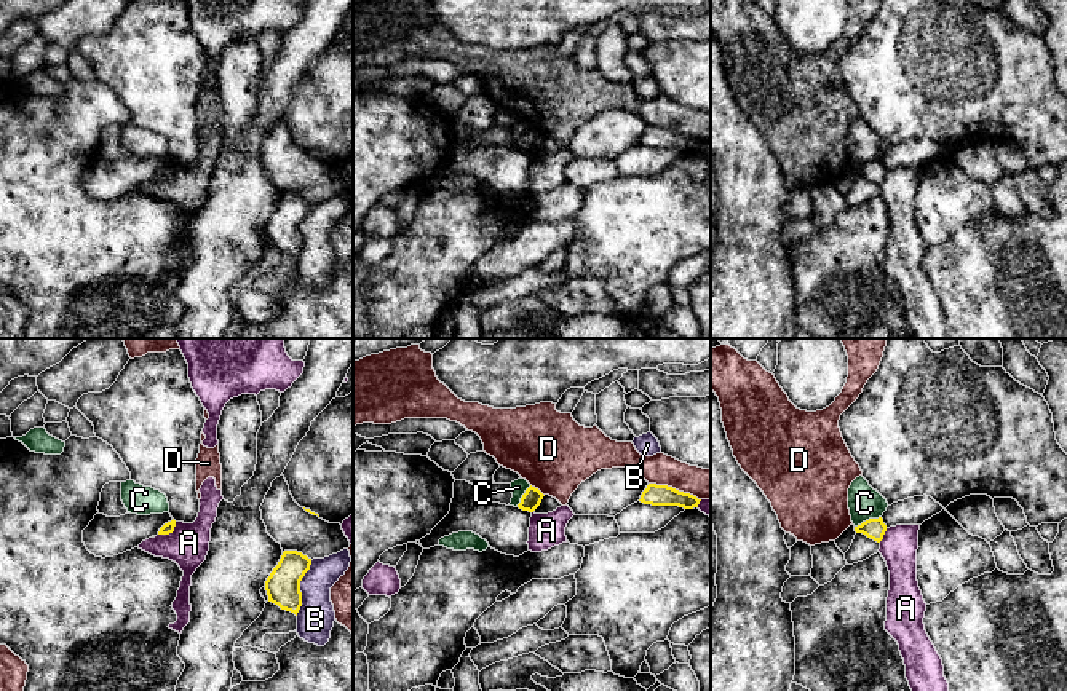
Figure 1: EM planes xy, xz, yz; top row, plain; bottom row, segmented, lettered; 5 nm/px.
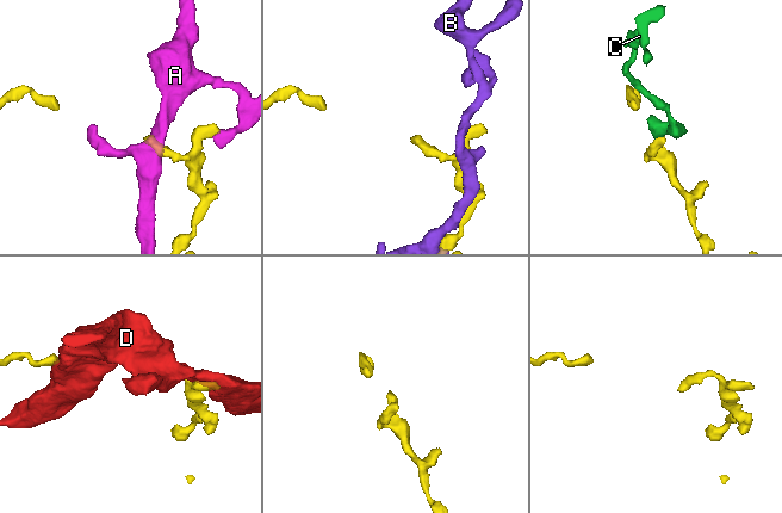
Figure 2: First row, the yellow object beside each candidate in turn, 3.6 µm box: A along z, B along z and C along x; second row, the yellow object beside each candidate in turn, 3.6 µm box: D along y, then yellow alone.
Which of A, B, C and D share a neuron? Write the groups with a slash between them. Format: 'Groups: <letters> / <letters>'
Groups: A / B / C / D

